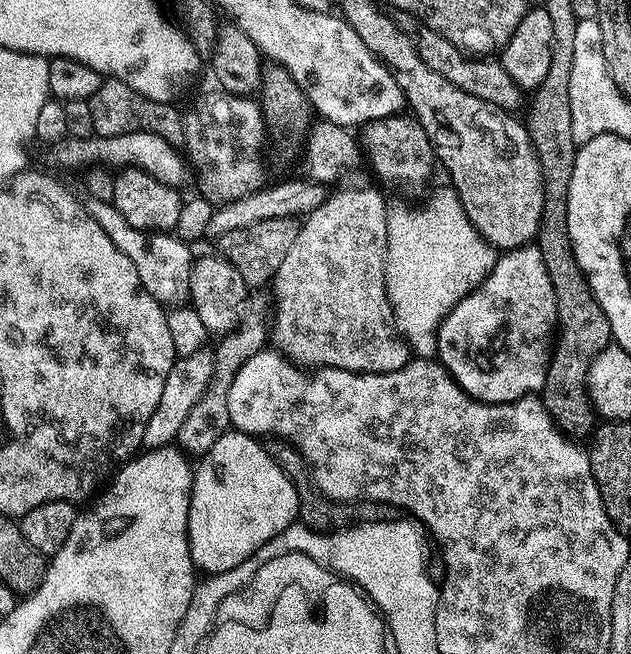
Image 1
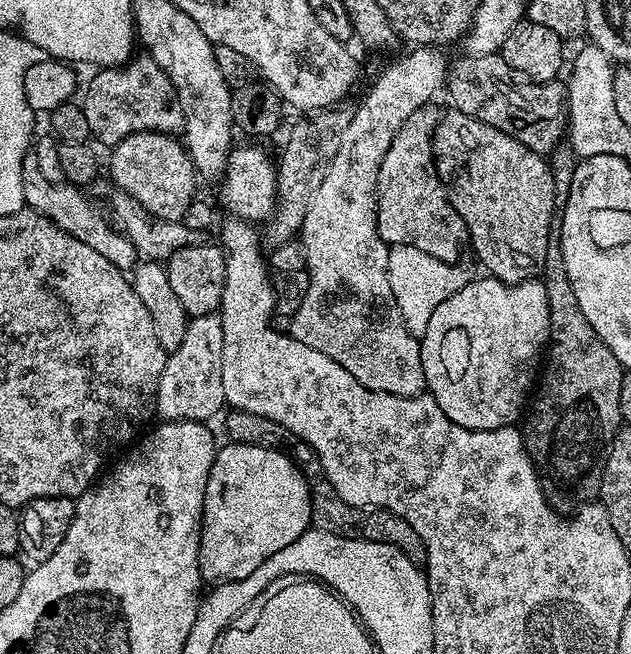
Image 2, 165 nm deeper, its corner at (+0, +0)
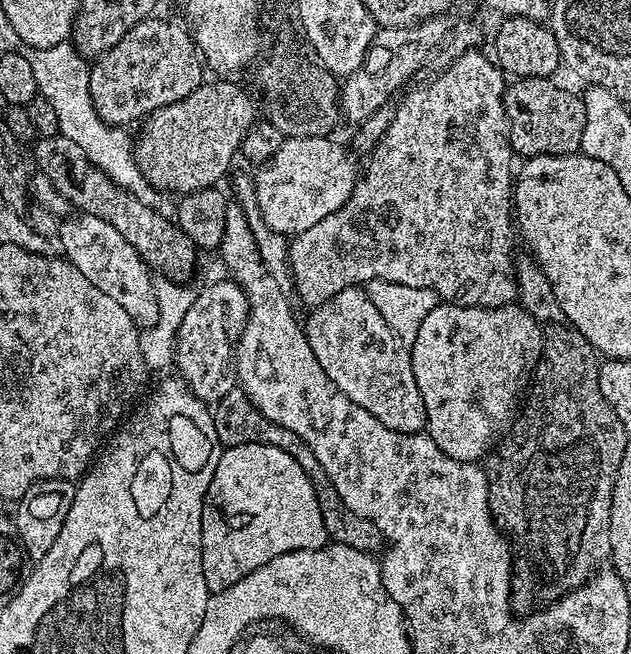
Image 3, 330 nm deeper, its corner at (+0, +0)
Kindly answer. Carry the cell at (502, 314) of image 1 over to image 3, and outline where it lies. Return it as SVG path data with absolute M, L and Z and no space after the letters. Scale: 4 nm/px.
M437 303L426 318L422 318L422 326L418 326L418 338L410 346L412 354L412 369L418 382L418 390L422 394L422 402L426 410L426 434L436 443L438 450L450 454L450 458L460 460L464 464L480 462L495 449L496 445L508 435L518 413L522 408L522 397L529 387L536 371L536 363L544 349L544 328L519 303L507 304L501 308L475 308L474 306L454 306L453 304Z

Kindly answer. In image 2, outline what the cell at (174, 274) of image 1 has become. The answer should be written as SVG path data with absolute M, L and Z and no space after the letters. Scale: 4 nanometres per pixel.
M29 154L24 157L22 166L22 190L24 191L24 203L27 207L33 208L54 221L63 232L70 233L78 242L86 242L86 246L91 246L102 254L102 258L109 260L115 268L121 270L132 270L138 264L138 257L135 246L122 233L117 232L109 221L105 213L95 208L93 201L77 185L72 183L52 184L38 170L35 155Z

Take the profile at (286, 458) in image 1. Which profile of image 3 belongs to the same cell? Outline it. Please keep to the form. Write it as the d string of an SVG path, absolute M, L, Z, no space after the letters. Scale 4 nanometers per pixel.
M239 386L232 388L230 394L226 394L226 398L222 398L214 405L212 417L214 418L214 430L218 430L218 442L224 448L265 444L266 446L278 446L278 450L286 450L286 454L296 457L298 466L306 470L314 486L314 494L318 498L318 510L322 510L322 522L328 531L329 541L373 554L379 553L385 547L386 541L384 535L378 530L378 526L354 514L354 510L350 510L350 506L346 506L346 502L338 498L338 490L334 490L334 482L330 482L326 470L322 470L322 462L318 462L314 450L310 450L310 446L306 446L306 442L302 442L302 438L298 438L294 430L286 430L286 426L278 422L270 422L270 418L266 418L266 414L262 414L262 410L254 406L254 402L250 402L248 395Z

